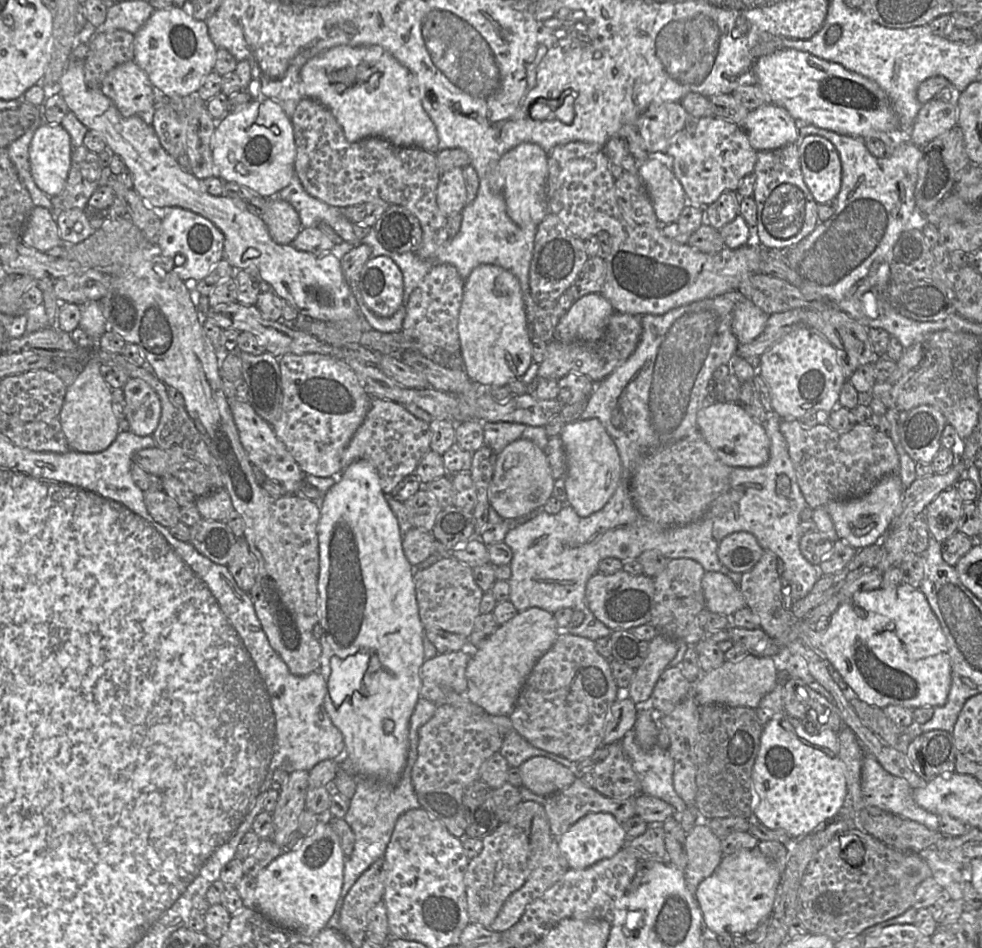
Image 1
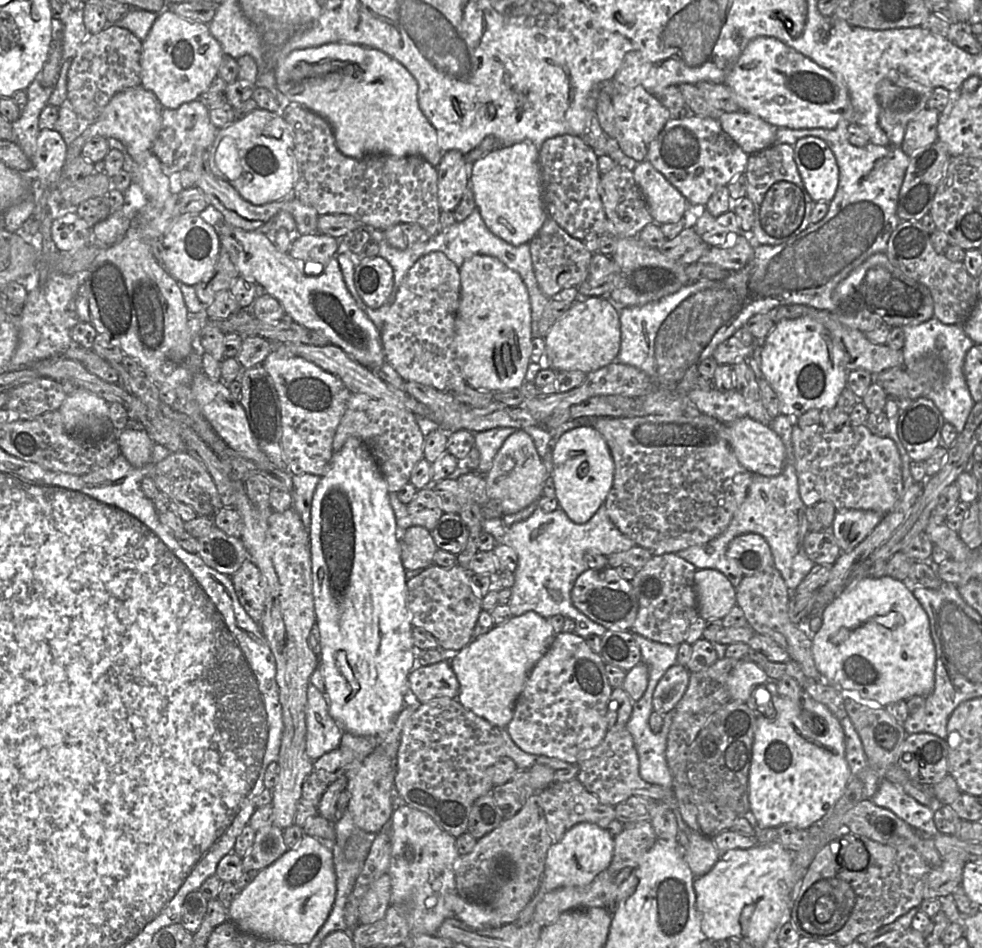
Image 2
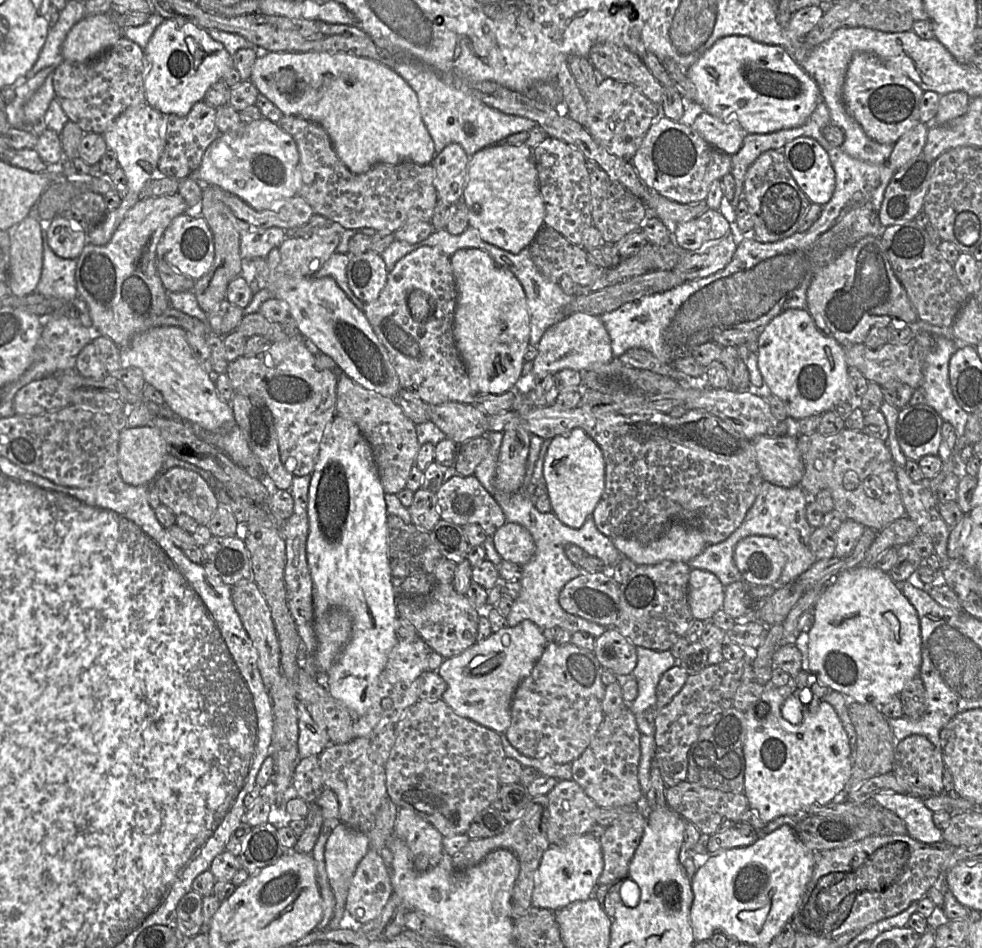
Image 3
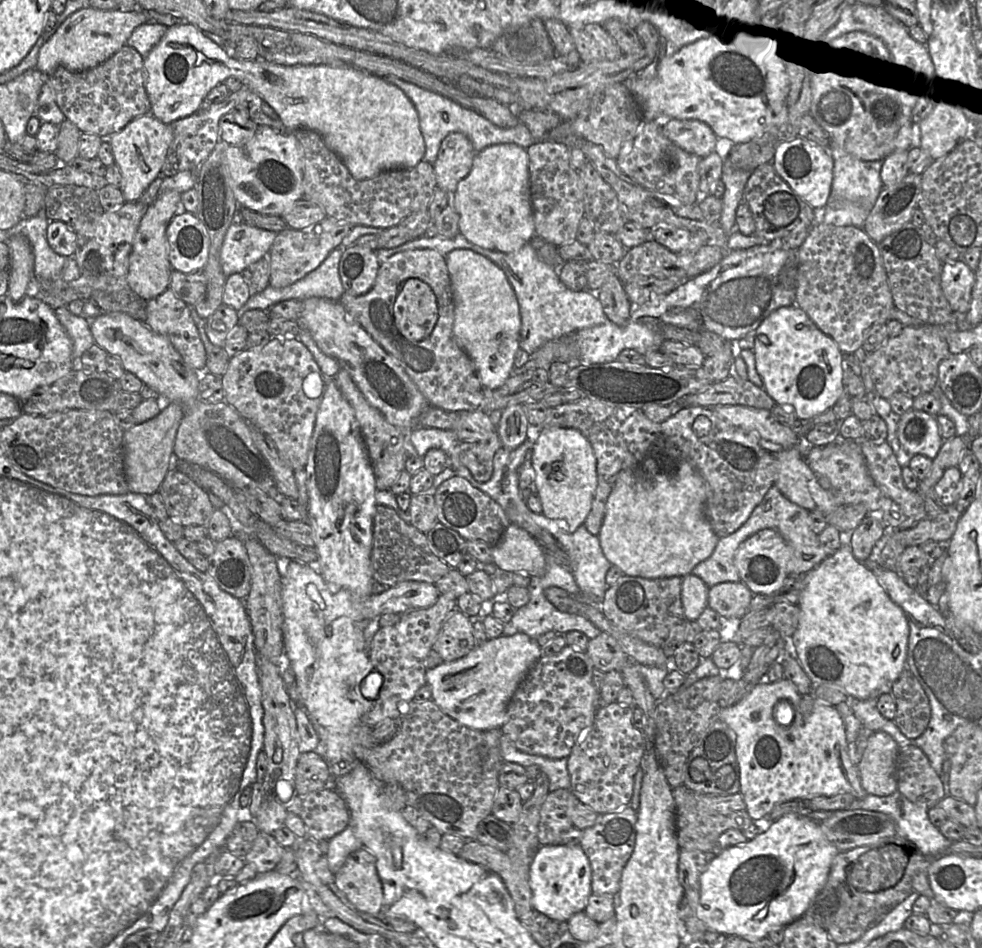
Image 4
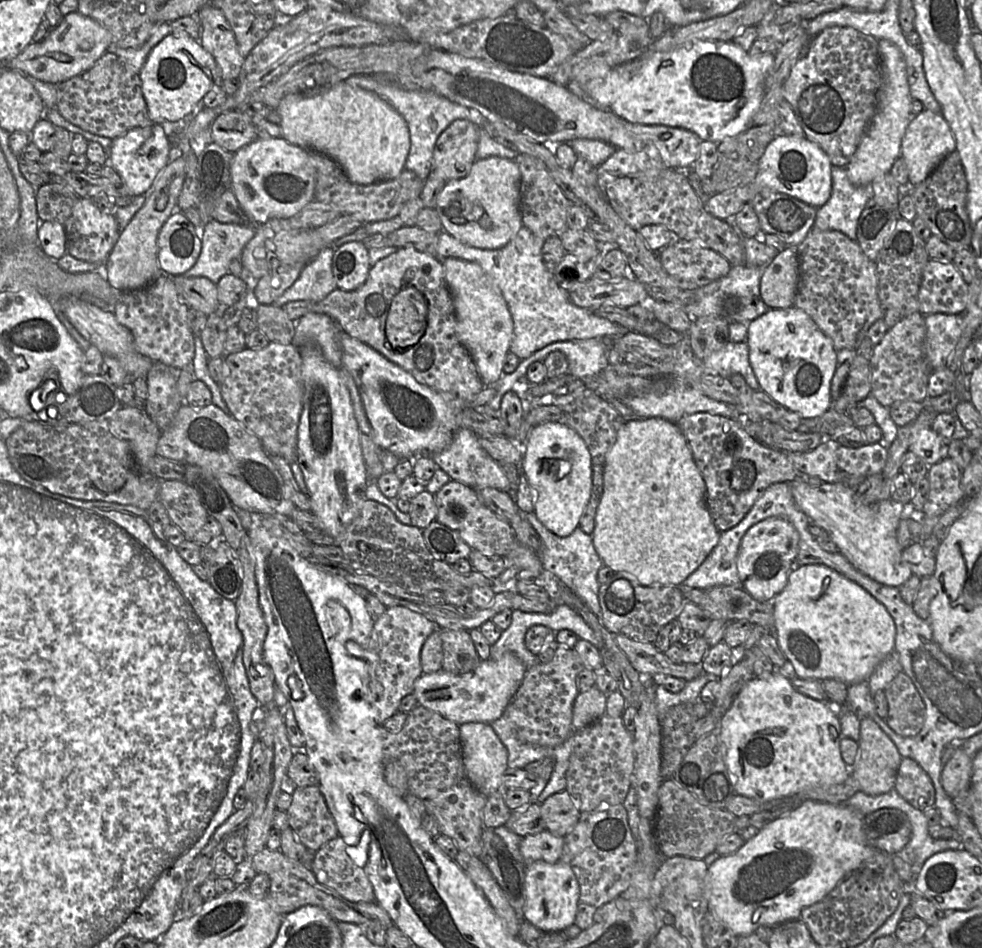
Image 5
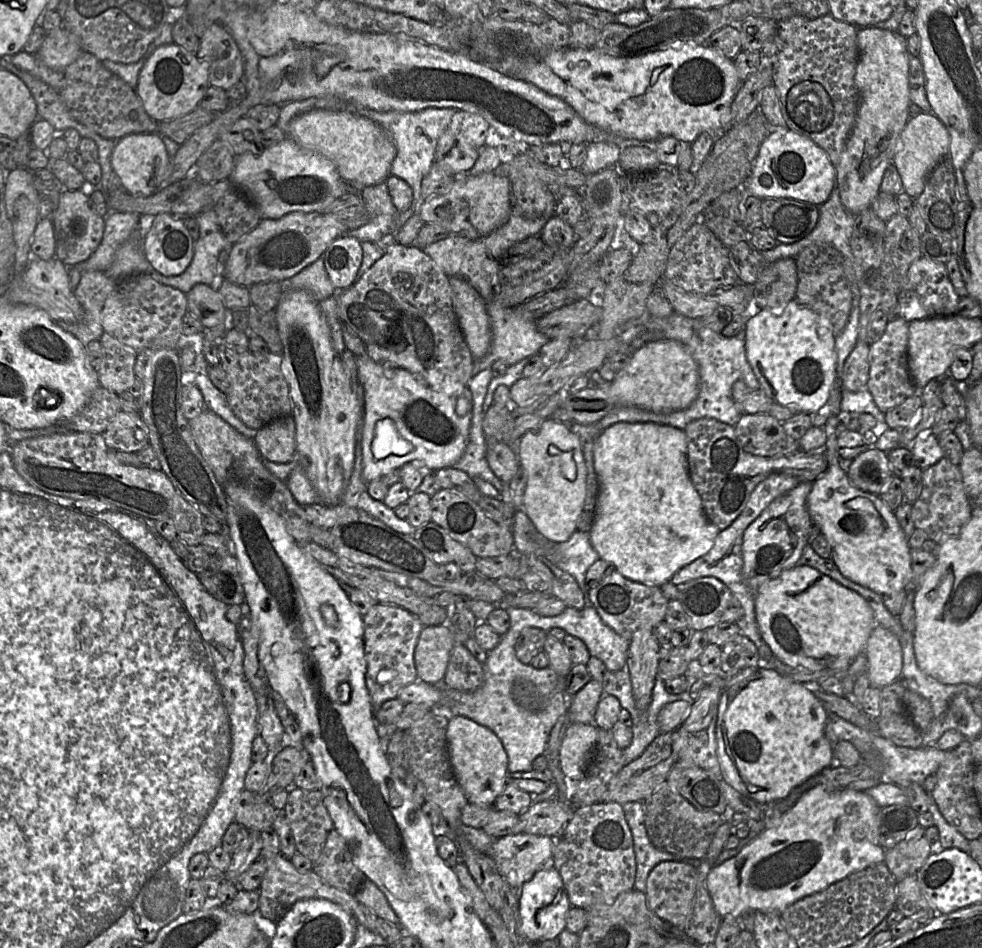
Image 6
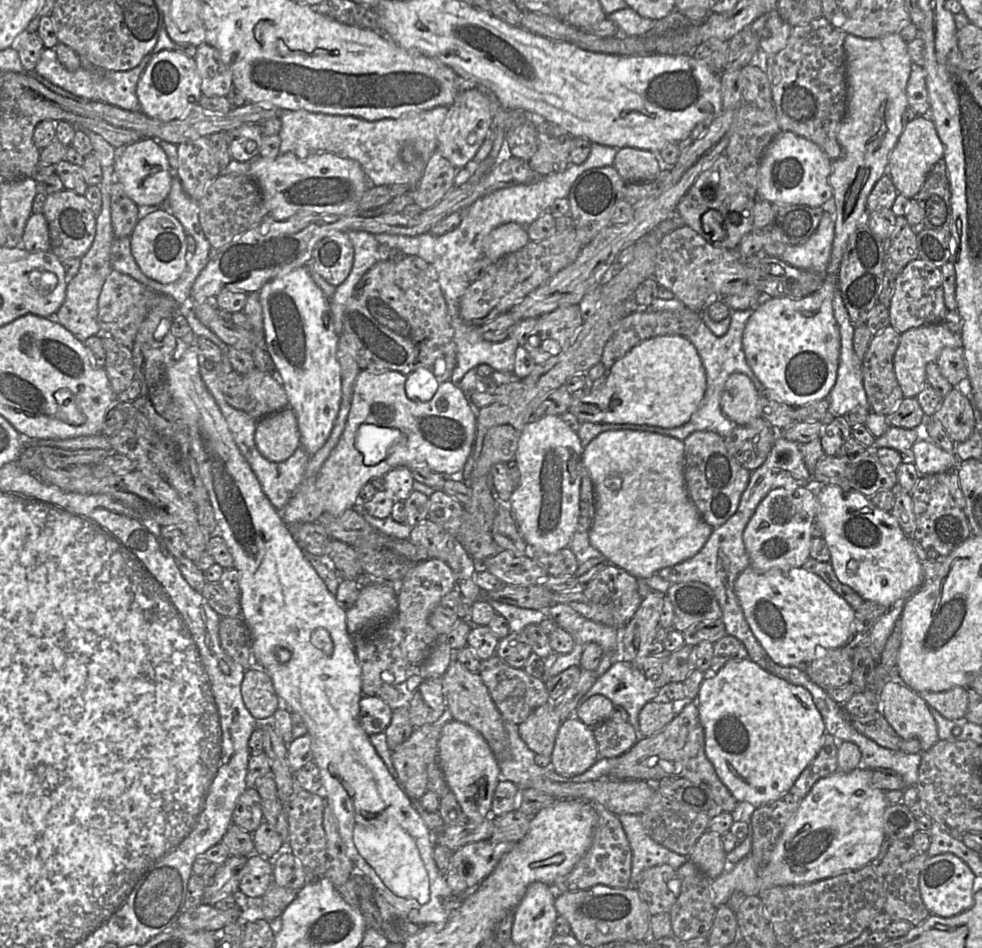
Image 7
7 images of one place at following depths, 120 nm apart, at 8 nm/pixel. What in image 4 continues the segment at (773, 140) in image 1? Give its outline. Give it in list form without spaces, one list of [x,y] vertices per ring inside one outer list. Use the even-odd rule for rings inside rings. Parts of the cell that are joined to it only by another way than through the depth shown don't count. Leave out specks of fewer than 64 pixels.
[[[672,118],[661,124],[667,138],[688,153],[704,158],[717,149],[720,139],[705,122]]]

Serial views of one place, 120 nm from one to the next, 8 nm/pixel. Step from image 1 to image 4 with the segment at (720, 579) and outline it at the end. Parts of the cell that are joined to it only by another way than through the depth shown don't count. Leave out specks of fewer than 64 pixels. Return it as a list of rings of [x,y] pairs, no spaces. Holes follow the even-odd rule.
[[[693,573],[683,577],[681,599],[688,621],[696,621],[708,607],[709,589],[710,587]]]

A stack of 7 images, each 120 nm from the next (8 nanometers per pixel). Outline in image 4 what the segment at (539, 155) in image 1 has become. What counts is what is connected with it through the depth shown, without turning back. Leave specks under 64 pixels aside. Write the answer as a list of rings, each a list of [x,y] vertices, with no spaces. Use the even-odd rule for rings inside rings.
[[[496,144],[477,152],[470,173],[458,183],[452,198],[460,217],[460,234],[477,246],[513,253],[535,236],[529,160],[527,149],[521,146]]]

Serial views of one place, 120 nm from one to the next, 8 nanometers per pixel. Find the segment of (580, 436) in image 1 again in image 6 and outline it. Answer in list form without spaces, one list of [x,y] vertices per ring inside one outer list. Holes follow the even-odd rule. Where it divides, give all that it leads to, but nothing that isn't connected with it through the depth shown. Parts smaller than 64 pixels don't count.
[[[547,418],[519,439],[516,453],[527,475],[523,511],[547,540],[567,541],[576,531],[586,496],[587,468],[577,436],[564,424]]]

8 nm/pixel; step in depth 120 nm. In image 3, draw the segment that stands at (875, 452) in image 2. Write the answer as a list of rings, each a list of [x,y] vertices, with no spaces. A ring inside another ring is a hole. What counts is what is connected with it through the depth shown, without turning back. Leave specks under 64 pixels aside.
[[[844,428],[835,435],[821,435],[817,431],[799,434],[797,445],[804,465],[804,473],[799,485],[809,498],[813,498],[820,490],[829,490],[834,509],[844,519],[854,520],[877,532],[906,515],[897,484],[895,463],[885,441],[870,437],[862,430]]]

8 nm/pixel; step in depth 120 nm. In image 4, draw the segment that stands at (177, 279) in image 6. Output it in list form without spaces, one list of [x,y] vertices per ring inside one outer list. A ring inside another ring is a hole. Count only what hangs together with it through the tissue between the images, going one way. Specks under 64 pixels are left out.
[[[235,221],[227,230],[220,253],[226,276],[243,273],[268,252],[277,233]]]

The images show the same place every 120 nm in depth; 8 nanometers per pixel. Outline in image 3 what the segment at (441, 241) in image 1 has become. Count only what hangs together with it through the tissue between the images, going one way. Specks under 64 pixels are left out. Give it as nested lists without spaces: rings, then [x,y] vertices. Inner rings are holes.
[[[282,115],[279,126],[295,140],[301,171],[301,195],[314,214],[340,224],[344,229],[361,227],[395,232],[412,221],[430,222],[438,201],[434,168],[405,161],[396,165],[379,163],[363,174],[353,174],[340,161],[326,130],[309,119]]]

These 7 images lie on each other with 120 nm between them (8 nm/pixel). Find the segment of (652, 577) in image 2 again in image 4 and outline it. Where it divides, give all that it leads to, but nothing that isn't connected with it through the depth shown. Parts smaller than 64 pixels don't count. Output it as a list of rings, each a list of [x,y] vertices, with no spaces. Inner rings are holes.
[[[621,576],[607,587],[600,609],[621,631],[646,643],[661,647],[671,628],[686,619],[681,599],[683,577],[648,579]]]

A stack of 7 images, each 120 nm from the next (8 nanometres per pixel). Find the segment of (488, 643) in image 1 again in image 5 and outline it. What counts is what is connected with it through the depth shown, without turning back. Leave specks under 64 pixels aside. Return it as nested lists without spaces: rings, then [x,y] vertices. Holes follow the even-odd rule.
[[[512,652],[497,659],[481,660],[478,666],[465,674],[453,674],[443,669],[421,674],[415,682],[413,694],[418,705],[433,710],[457,725],[470,722],[491,723],[499,719],[522,683],[527,668]]]

